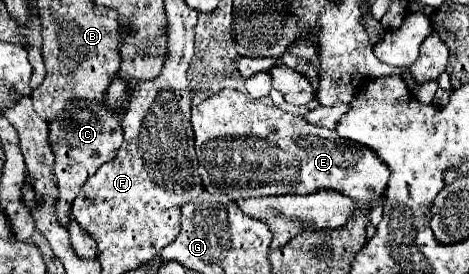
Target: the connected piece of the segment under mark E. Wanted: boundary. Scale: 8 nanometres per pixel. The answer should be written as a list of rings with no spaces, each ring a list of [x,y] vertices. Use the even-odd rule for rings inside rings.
[[[224,86],[218,94],[204,98],[196,108],[192,108],[190,120],[196,138],[196,154],[200,164],[198,172],[204,188],[210,194],[224,194],[232,200],[240,200],[272,194],[306,194],[318,188],[334,188],[352,198],[376,198],[384,194],[390,178],[390,168],[384,166],[372,148],[340,138],[336,130],[312,126],[300,116],[282,112],[278,106],[254,100],[246,88],[240,92],[232,86]]]

